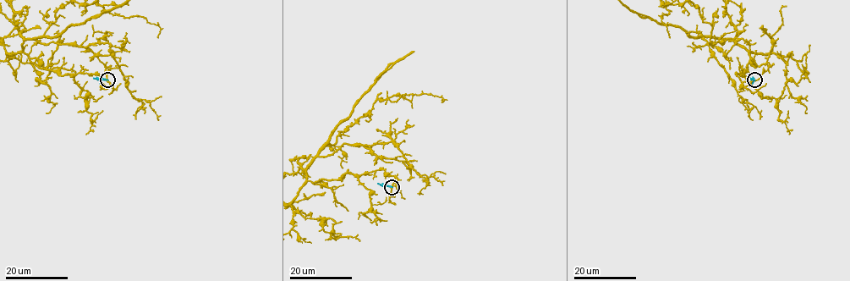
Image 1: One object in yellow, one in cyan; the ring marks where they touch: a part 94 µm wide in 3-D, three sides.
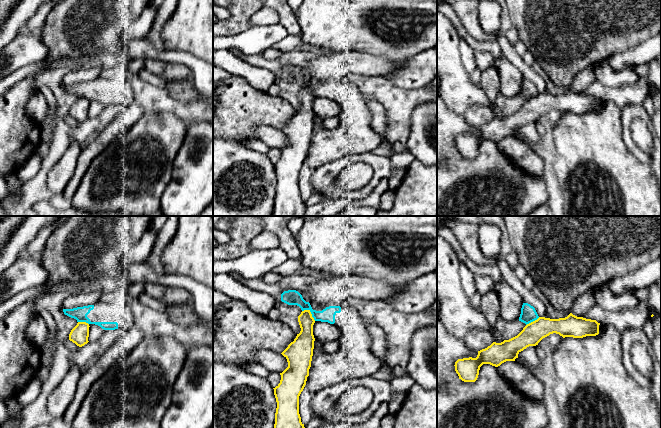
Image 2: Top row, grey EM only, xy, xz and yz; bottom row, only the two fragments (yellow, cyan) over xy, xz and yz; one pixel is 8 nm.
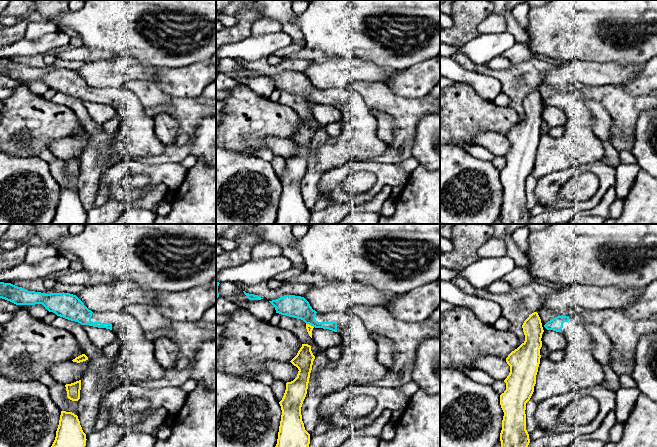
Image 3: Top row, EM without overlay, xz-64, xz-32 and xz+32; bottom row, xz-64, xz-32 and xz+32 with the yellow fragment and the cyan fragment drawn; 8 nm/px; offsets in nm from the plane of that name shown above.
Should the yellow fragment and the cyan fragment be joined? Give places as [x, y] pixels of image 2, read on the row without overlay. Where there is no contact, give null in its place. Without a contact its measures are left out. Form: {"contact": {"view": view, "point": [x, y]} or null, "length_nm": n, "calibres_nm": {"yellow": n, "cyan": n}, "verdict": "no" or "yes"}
{"contact": {"view": "xz", "point": [310, 88]}, "length_nm": 140, "calibres_nm": {"yellow": 160, "cyan": 130}, "verdict": "no"}

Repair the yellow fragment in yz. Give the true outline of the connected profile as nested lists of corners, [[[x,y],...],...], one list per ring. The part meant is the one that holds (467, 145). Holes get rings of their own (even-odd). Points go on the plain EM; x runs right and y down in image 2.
[[[570,89],[565,94],[550,95],[539,93],[527,100],[515,113],[501,119],[493,118],[478,127],[476,134],[463,134],[455,138],[455,147],[464,158],[475,158],[483,140],[498,143],[506,137],[515,137],[518,130],[529,122],[536,122],[545,113],[556,109],[565,113],[583,114],[599,110],[596,96],[577,93]]]

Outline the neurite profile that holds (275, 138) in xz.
[[[271,126],[256,127],[254,136],[255,139],[267,144],[270,149],[282,149],[288,143],[286,133]]]

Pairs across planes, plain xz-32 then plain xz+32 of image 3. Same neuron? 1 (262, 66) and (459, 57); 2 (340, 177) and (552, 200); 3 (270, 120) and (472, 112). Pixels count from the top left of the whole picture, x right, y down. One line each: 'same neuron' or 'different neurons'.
1: same neuron
2: same neuron
3: same neuron

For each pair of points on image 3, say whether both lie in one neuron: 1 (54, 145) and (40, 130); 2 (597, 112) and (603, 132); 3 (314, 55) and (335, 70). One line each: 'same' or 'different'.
1: different
2: same
3: different

